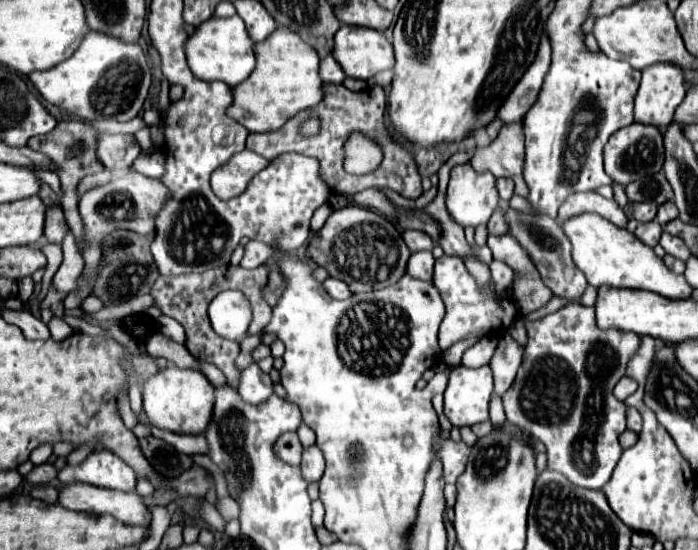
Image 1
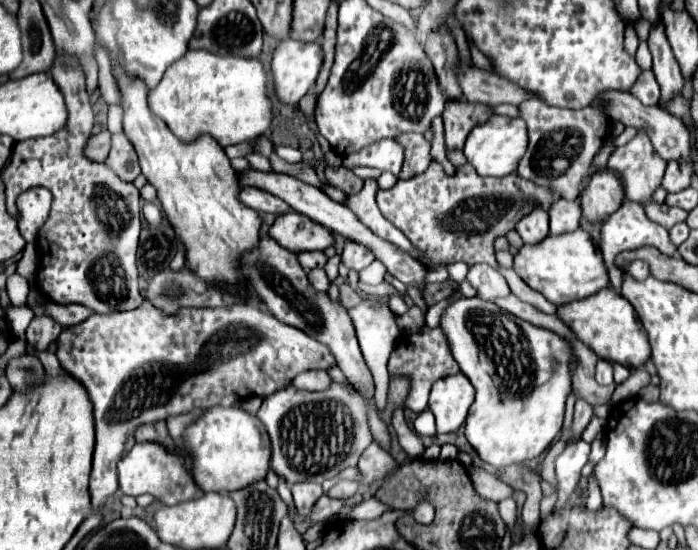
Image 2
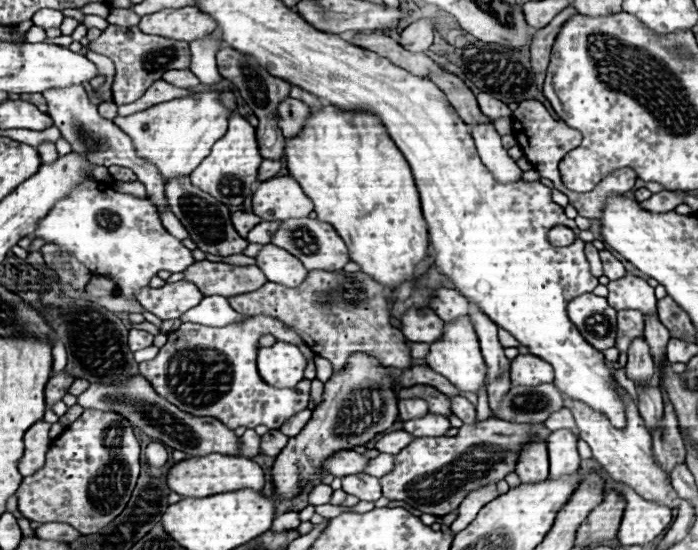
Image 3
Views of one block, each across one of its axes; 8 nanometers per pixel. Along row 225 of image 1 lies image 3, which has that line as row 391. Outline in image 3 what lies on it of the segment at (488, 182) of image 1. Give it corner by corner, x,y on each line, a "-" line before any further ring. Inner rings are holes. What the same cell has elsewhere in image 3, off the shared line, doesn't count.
464,316
456,322
448,322
444,326
444,340
440,340
440,344
430,346
430,354
426,356
426,362
434,372
448,378
462,394
466,394
466,392
478,394
486,386
486,364
482,360
478,338
476,338
476,332
474,332
468,316

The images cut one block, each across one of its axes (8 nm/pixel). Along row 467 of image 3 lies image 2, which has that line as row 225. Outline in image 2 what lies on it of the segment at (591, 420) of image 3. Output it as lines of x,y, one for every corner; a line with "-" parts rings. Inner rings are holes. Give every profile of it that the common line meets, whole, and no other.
624,200
622,206
614,214
610,214
606,220
602,220
602,226
600,226
600,250
602,250
604,262
608,266
608,276
612,278
612,288
616,292
620,292
620,286
622,286
622,272
614,264
616,254
622,252
622,250
636,250
636,248
642,248
642,246
654,246
660,252
668,254
668,256
676,254
676,248
672,246
672,242
668,238
668,230
662,228
660,224
648,220
646,214
644,214
644,206
642,204
632,202
632,200

